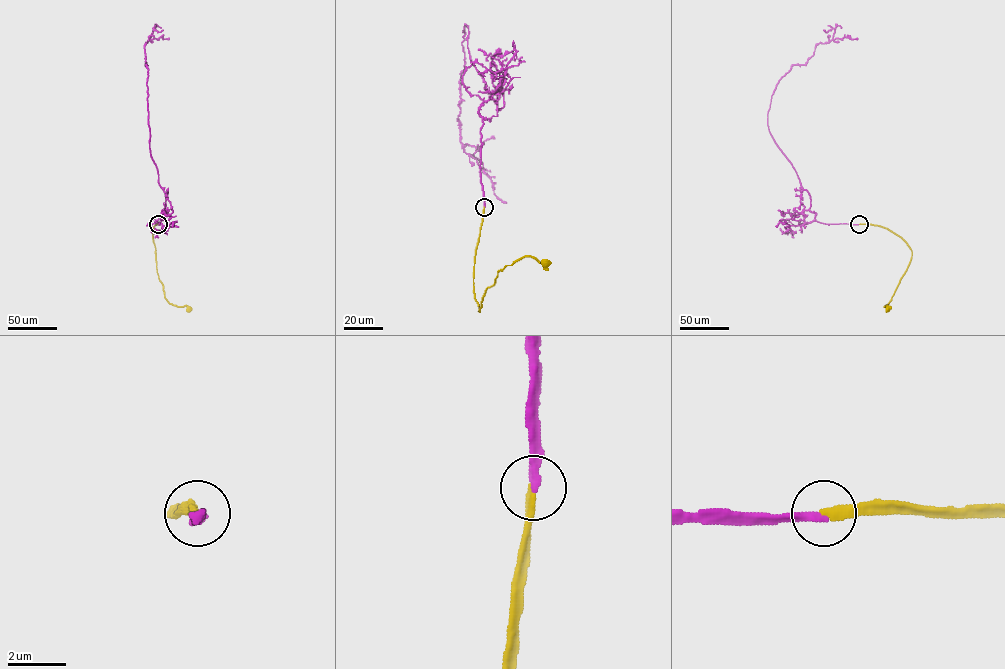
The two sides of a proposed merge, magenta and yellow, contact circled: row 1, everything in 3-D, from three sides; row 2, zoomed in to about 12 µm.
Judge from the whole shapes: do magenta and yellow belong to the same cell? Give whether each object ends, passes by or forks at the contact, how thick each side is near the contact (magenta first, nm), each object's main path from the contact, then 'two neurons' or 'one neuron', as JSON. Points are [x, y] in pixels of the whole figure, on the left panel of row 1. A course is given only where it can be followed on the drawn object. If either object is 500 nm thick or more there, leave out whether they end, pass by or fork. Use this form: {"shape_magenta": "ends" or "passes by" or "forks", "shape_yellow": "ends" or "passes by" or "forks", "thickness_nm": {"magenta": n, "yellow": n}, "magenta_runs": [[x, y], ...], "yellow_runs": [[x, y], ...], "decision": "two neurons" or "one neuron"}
{"shape_magenta": "ends", "shape_yellow": "ends", "thickness_nm": {"magenta": 280, "yellow": 280}, "magenta_runs": [[158, 224], [168, 192], [159, 184], [150, 153], [148, 69], [144, 45], [154, 38], [169, 38]], "yellow_runs": [[158, 224], [153, 227], [152, 237], [157, 273], [164, 296], [170, 303], [189, 308]], "decision": "one neuron"}

